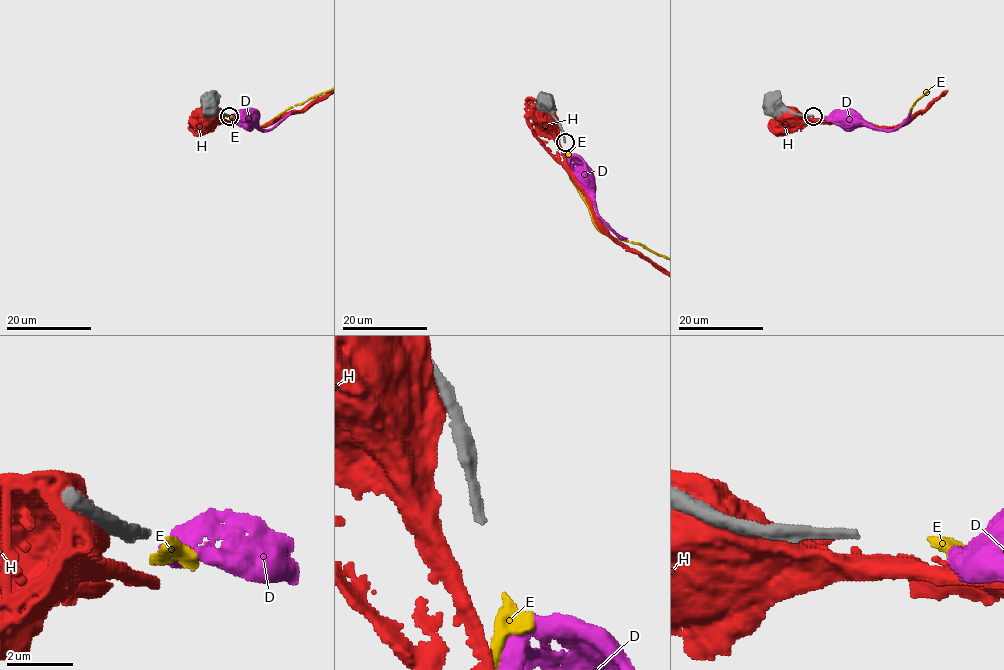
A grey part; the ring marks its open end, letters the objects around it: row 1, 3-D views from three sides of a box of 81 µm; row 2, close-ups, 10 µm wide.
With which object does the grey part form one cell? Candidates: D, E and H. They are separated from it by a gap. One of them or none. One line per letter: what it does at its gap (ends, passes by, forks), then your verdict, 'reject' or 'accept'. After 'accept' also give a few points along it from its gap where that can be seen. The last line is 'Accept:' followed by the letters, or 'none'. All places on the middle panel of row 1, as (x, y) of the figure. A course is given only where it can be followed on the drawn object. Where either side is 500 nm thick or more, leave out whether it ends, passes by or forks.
D: reject
E: it ends | accept
H: reject
Accept: E

